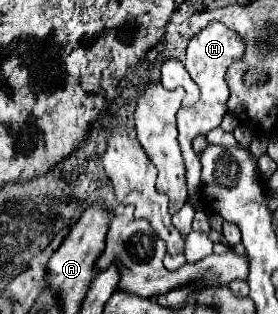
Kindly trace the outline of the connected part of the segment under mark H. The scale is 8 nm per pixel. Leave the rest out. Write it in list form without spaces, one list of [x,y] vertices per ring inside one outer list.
[[[212,22],[210,26],[206,26],[188,44],[184,66],[202,92],[196,106],[180,108],[176,114],[176,118],[178,118],[178,142],[180,142],[184,164],[186,164],[186,180],[188,180],[190,198],[198,198],[198,194],[200,194],[200,162],[192,150],[192,140],[196,136],[206,136],[210,130],[220,126],[220,122],[226,114],[226,104],[228,104],[228,96],[230,96],[230,90],[226,84],[226,72],[228,72],[230,64],[234,64],[242,58],[244,52],[246,52],[246,44],[242,44],[242,38],[234,30],[226,28],[220,22]]]

